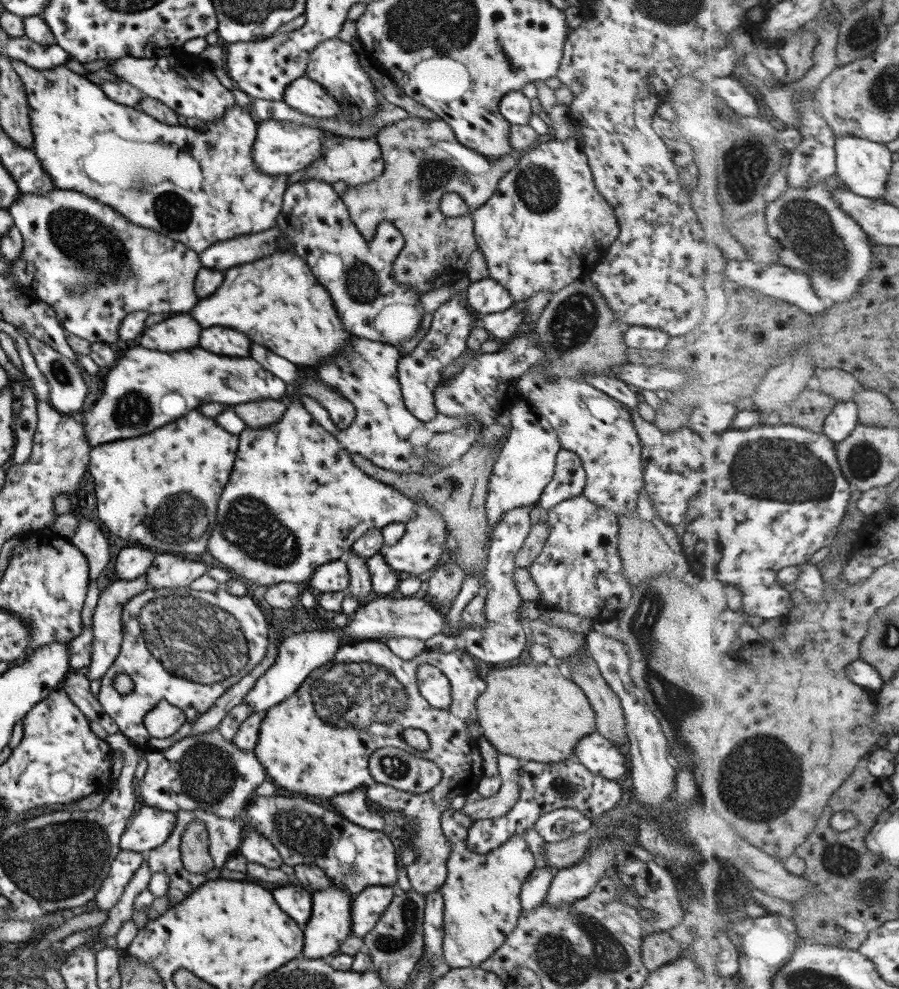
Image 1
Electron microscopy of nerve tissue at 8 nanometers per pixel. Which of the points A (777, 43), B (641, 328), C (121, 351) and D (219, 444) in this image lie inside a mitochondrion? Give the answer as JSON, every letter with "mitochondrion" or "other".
{"A":"other","B":"other","C":"other","D":"other"}

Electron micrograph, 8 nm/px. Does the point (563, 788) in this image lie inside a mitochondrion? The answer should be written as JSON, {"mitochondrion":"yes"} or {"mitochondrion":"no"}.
{"mitochondrion":"yes"}

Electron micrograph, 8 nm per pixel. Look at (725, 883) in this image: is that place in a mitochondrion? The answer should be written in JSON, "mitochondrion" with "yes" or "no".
{"mitochondrion":"no"}

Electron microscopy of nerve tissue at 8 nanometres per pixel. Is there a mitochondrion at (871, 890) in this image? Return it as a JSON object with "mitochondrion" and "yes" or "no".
{"mitochondrion":"yes"}

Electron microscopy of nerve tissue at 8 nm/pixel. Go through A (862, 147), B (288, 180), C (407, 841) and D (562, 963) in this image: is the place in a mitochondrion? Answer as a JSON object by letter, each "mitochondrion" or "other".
{"A":"other","B":"other","C":"other","D":"mitochondrion"}

